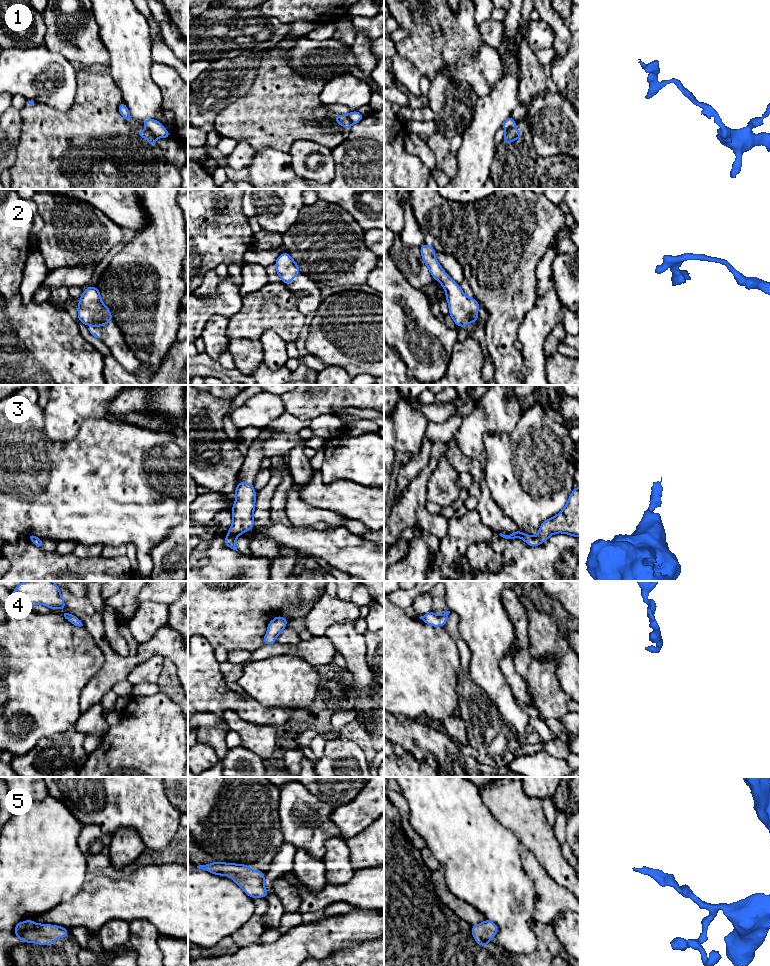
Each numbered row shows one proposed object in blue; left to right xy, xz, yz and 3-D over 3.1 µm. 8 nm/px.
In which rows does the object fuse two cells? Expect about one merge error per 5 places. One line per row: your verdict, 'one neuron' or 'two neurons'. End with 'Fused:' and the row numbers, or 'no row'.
1: two neurons
2: one neuron
3: one neuron
4: one neuron
5: one neuron
Fused: 1

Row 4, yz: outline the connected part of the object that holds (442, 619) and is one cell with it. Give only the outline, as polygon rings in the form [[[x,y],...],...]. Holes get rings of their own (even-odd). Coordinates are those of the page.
[[[431,611],[419,618],[422,619],[426,624],[431,625],[433,627],[438,627],[438,626],[443,627],[446,624],[449,613],[450,611],[446,611],[442,616],[438,616],[437,613]]]

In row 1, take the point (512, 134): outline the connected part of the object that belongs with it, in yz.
[[[513,127],[505,132],[504,137],[504,143],[505,145],[508,145],[510,142],[514,141],[518,138],[522,139],[522,134],[516,129],[516,127]]]

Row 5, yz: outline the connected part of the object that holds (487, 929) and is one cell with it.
[[[484,920],[479,925],[471,926],[471,932],[475,941],[482,947],[490,943],[491,939],[498,932],[496,924],[490,920]]]

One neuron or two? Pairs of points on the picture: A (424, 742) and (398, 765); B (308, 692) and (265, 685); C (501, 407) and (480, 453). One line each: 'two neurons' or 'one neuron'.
A: two neurons
B: one neuron
C: one neuron

